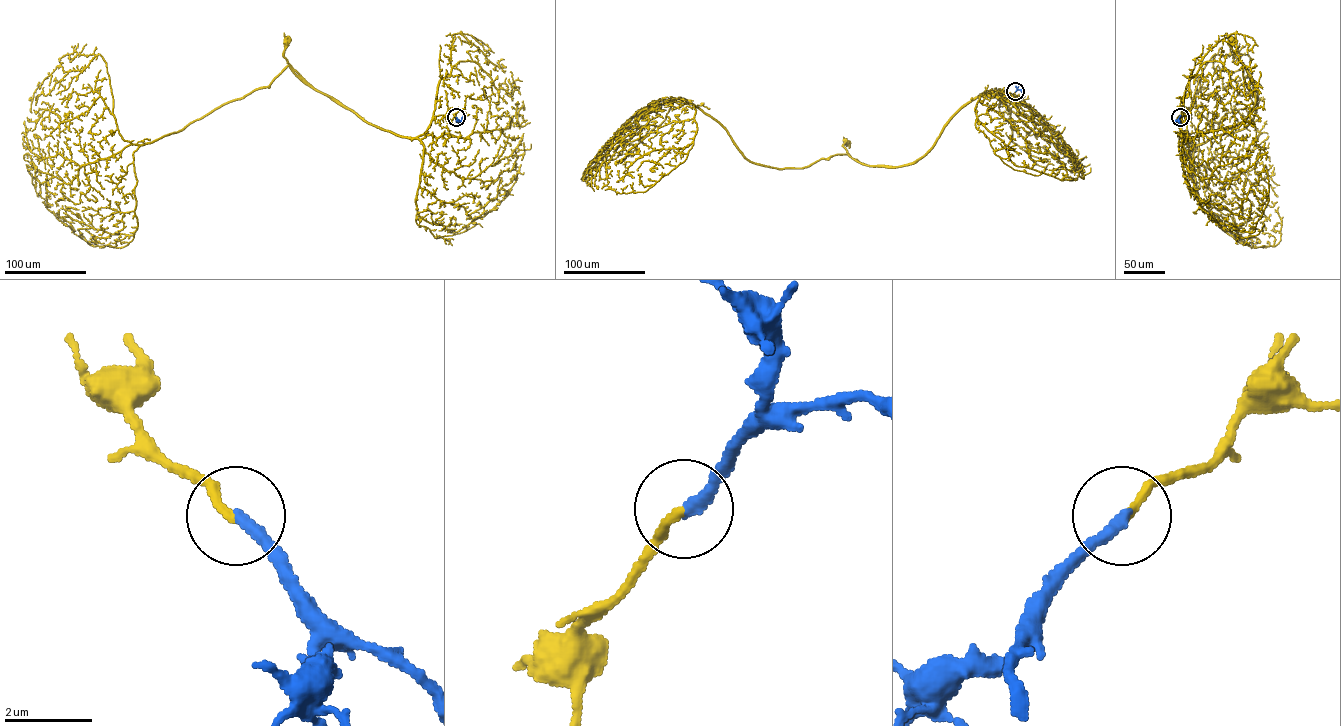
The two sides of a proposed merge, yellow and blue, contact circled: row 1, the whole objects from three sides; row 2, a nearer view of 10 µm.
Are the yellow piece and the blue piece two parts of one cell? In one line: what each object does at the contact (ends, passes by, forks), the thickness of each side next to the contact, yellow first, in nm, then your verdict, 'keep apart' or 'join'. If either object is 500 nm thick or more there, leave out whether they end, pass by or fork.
yellow ends | blue ends | 200/300 nm | keep apart

